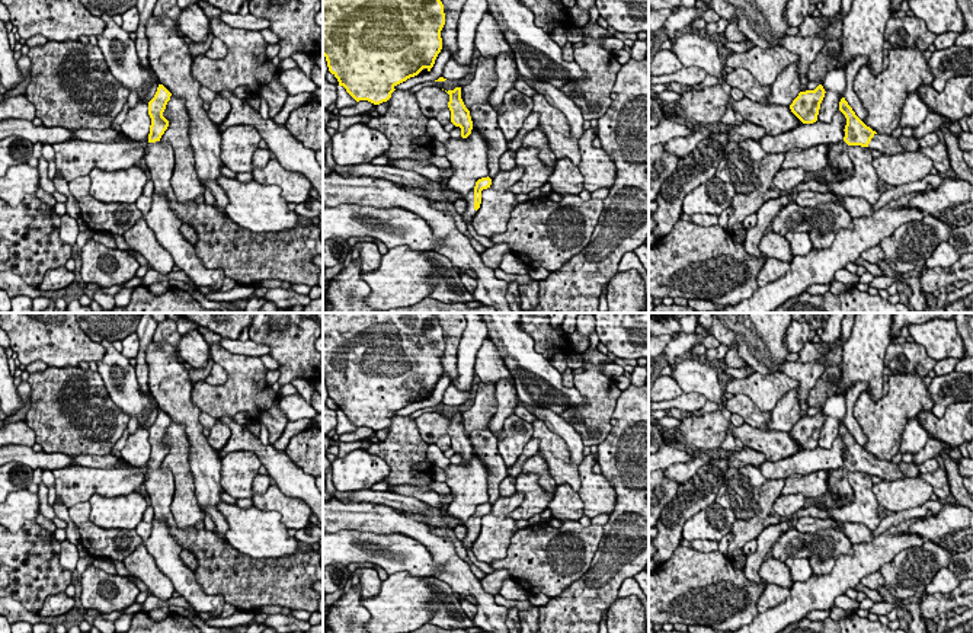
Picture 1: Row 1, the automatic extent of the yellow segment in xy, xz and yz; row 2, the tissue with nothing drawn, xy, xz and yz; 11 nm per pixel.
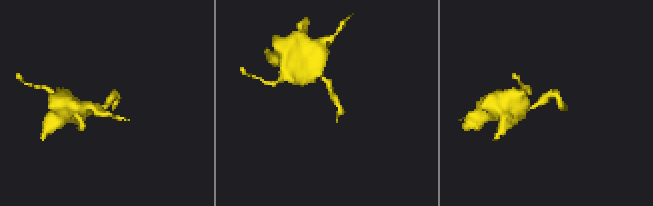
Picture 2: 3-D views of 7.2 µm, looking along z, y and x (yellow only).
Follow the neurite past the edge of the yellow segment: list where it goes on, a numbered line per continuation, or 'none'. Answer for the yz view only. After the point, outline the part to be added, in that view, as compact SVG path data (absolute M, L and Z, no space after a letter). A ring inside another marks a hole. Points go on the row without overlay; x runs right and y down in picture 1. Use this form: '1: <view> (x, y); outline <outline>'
1: yz (886, 470); outline M874 460L874 463L871 464L868 470L868 474L881 477L883 480L889 480L889 482L906 479L900 473L897 464L890 463L890 461L883 461L883 460Z

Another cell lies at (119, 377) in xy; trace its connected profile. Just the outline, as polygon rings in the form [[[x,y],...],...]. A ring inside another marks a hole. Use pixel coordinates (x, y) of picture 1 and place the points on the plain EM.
[[[102,341],[100,343],[105,346],[106,352],[97,362],[97,373],[112,402],[122,413],[128,415],[129,419],[137,419],[140,428],[144,429],[145,421],[153,410],[153,403],[138,386],[135,367],[129,364],[127,357],[113,348],[113,343],[108,341]]]

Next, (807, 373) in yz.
[[[787,361],[781,364],[780,367],[781,373],[794,378],[798,383],[797,397],[800,403],[800,418],[806,418],[806,412],[809,407],[807,405],[809,393],[816,386],[816,381],[819,380],[825,368],[826,368],[825,361],[803,364]]]

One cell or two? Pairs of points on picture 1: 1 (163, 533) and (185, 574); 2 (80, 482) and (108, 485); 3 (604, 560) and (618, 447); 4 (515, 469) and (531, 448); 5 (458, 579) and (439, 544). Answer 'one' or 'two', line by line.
1: one
2: one
3: one
4: one
5: one

